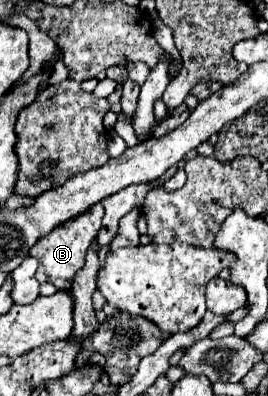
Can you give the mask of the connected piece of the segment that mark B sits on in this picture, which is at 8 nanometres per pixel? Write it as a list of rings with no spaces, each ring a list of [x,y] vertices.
[[[94,204],[88,212],[80,214],[78,218],[68,220],[66,224],[54,228],[50,234],[42,236],[30,248],[30,256],[38,258],[38,262],[40,262],[40,266],[36,270],[36,280],[38,282],[48,282],[48,284],[56,286],[58,290],[70,290],[72,282],[74,282],[74,276],[78,274],[78,270],[86,262],[86,252],[88,252],[90,244],[94,242],[98,230],[102,228],[102,216],[104,216],[102,204]]]

